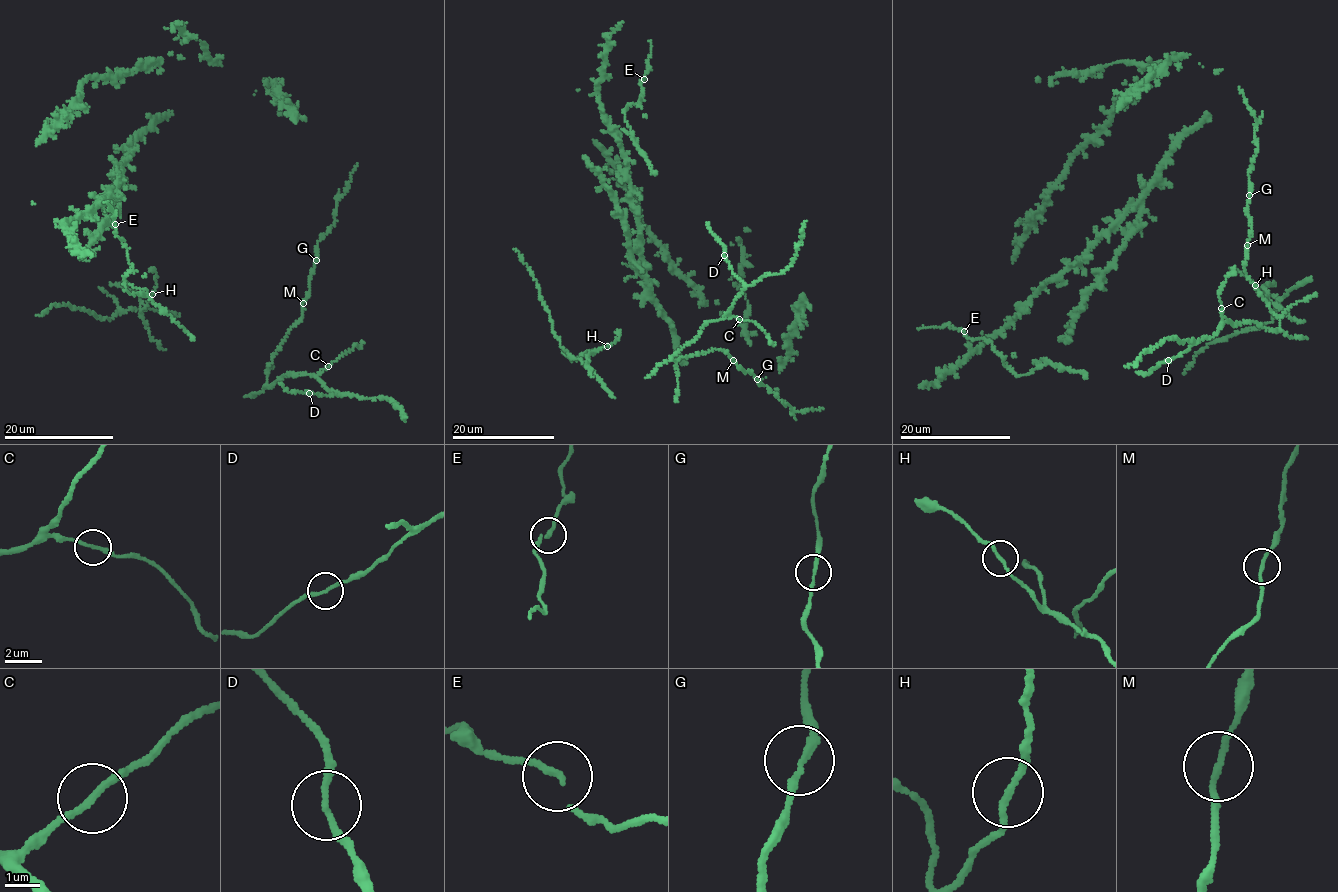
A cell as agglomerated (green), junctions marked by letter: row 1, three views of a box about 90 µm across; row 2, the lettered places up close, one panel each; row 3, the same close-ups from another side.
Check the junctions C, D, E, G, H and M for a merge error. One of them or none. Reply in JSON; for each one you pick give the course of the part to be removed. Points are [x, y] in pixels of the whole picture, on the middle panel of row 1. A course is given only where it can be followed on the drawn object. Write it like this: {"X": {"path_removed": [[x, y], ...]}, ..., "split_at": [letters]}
{"split_at": []}

